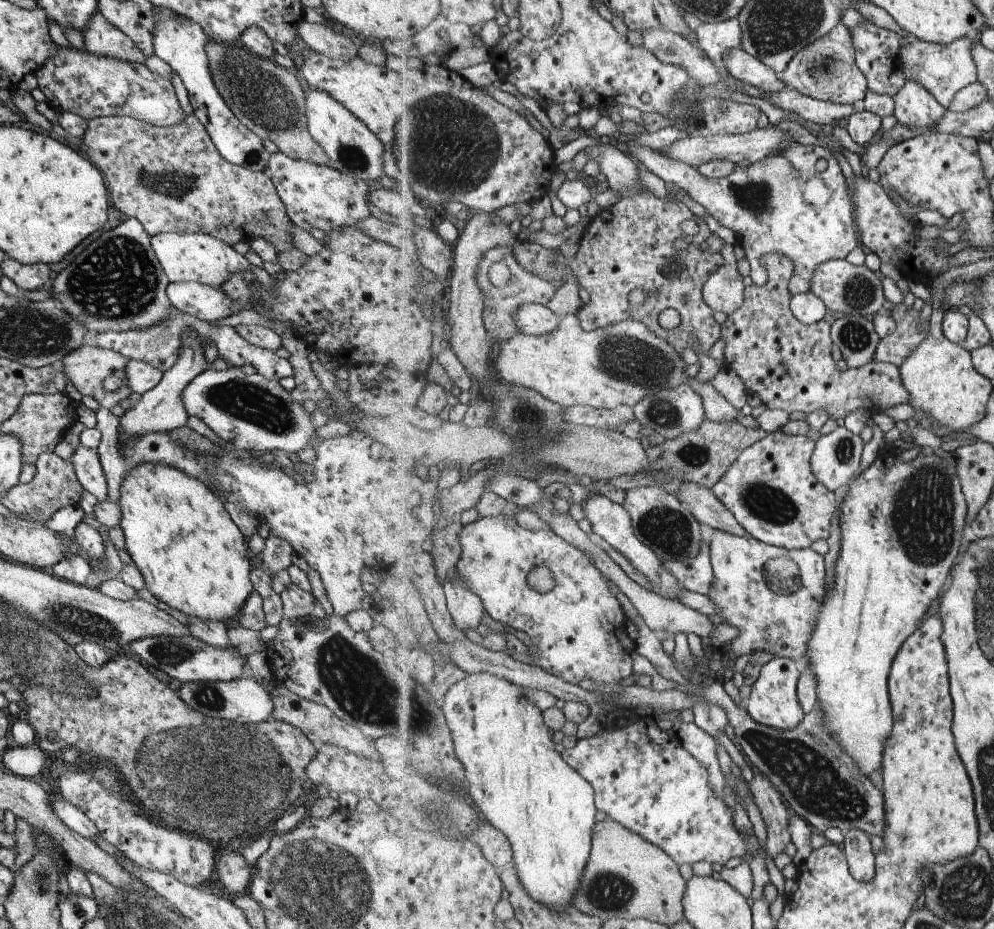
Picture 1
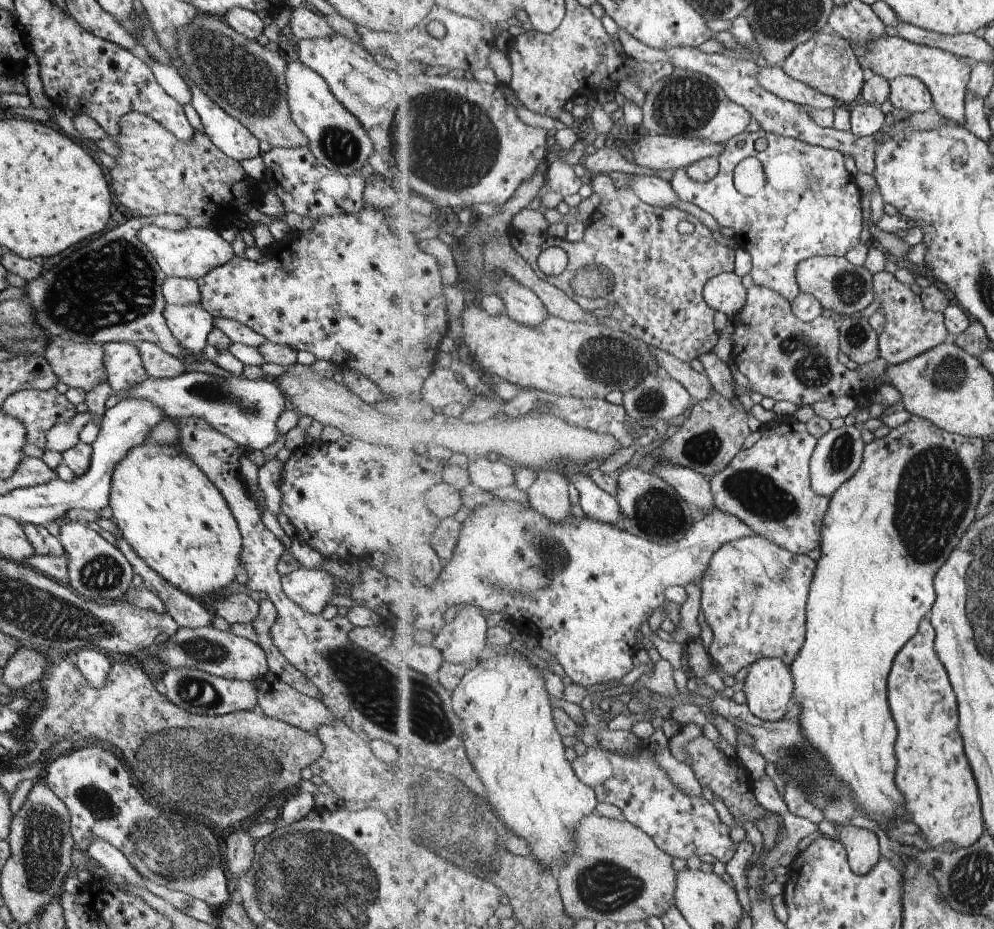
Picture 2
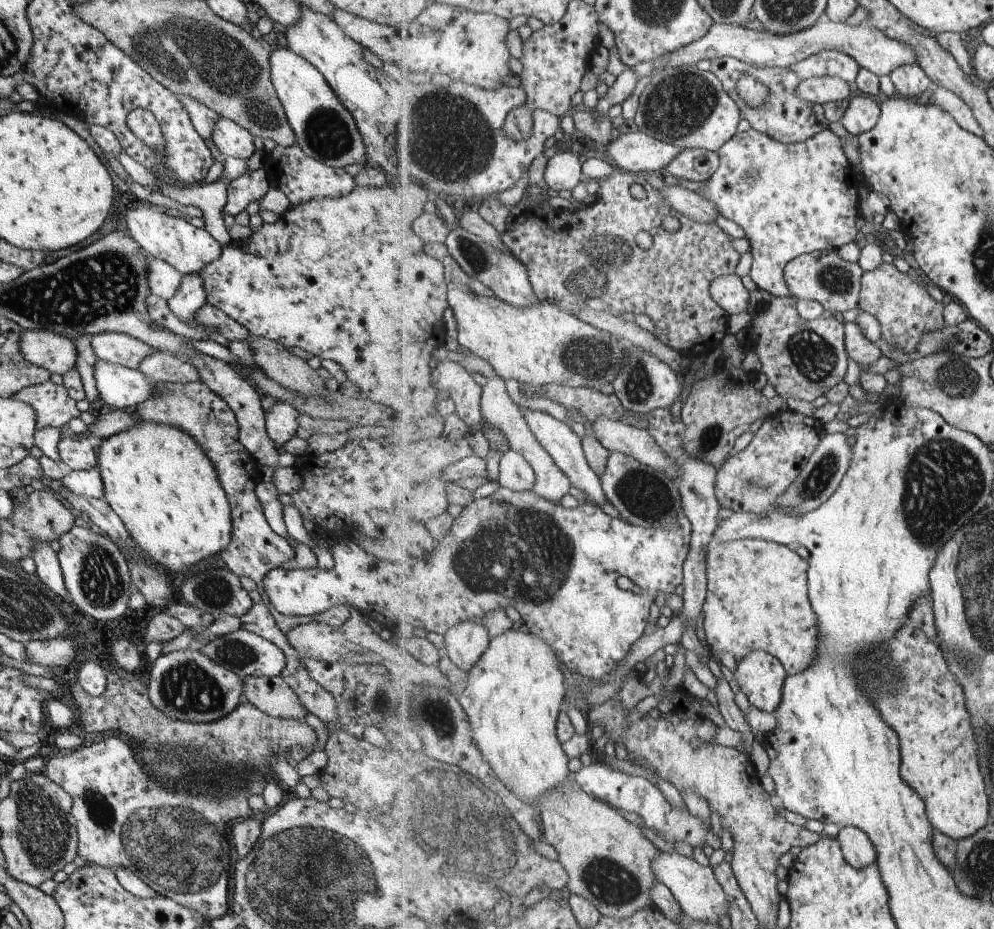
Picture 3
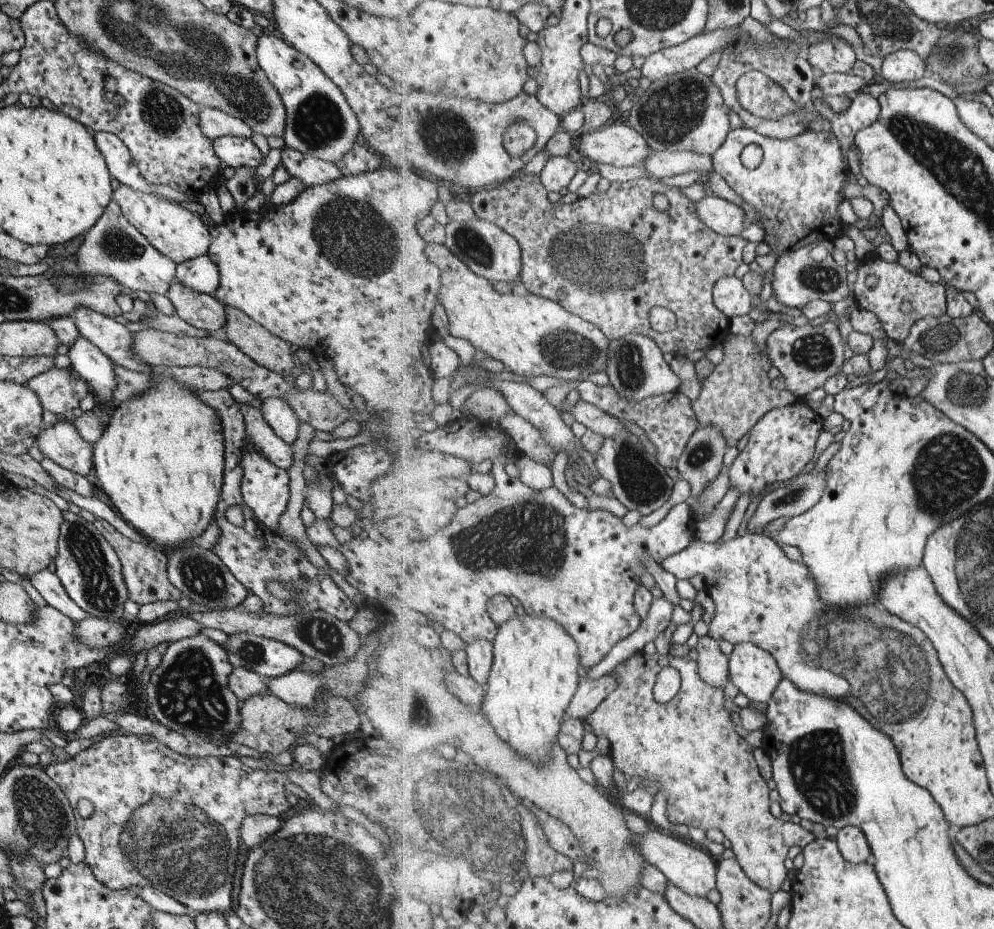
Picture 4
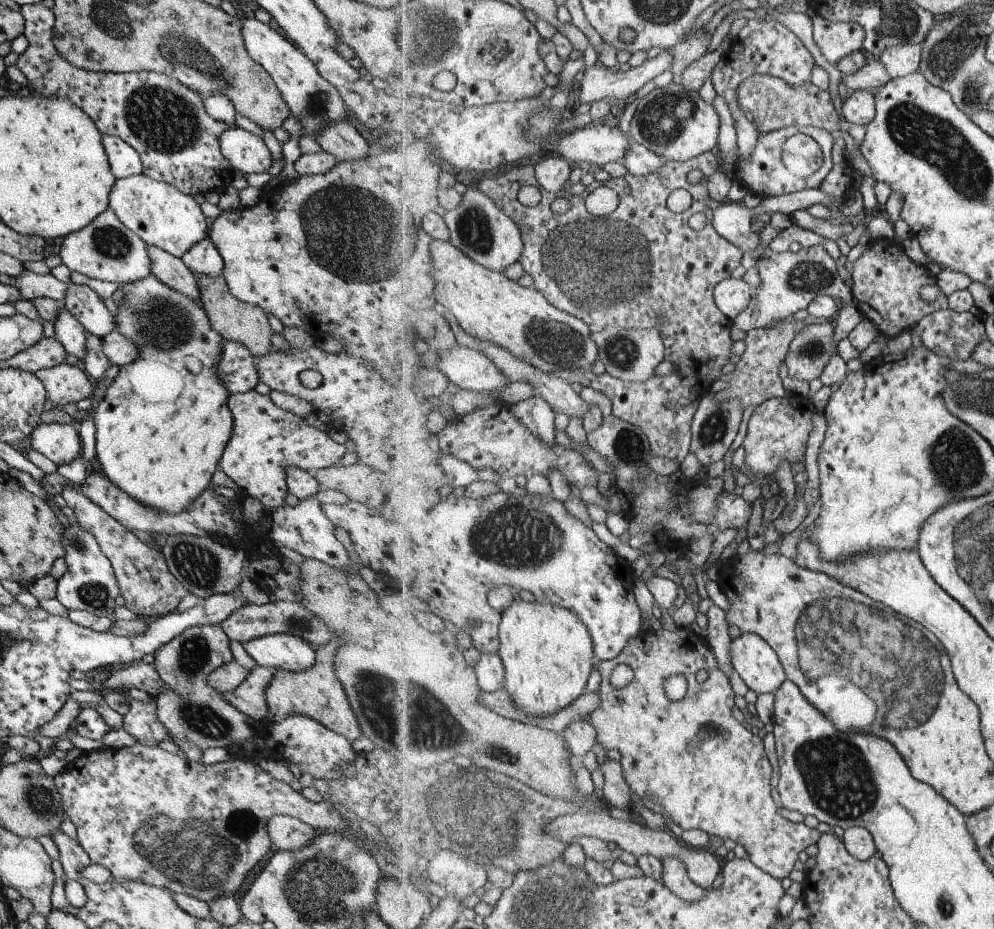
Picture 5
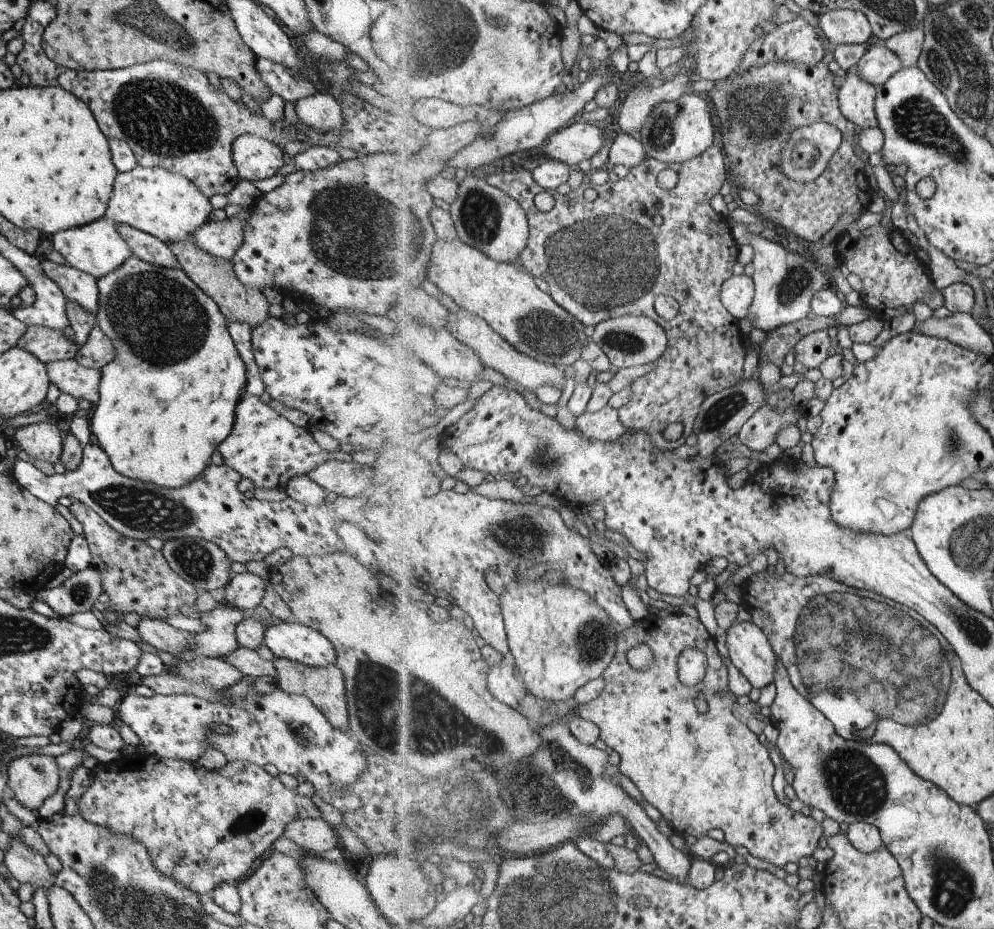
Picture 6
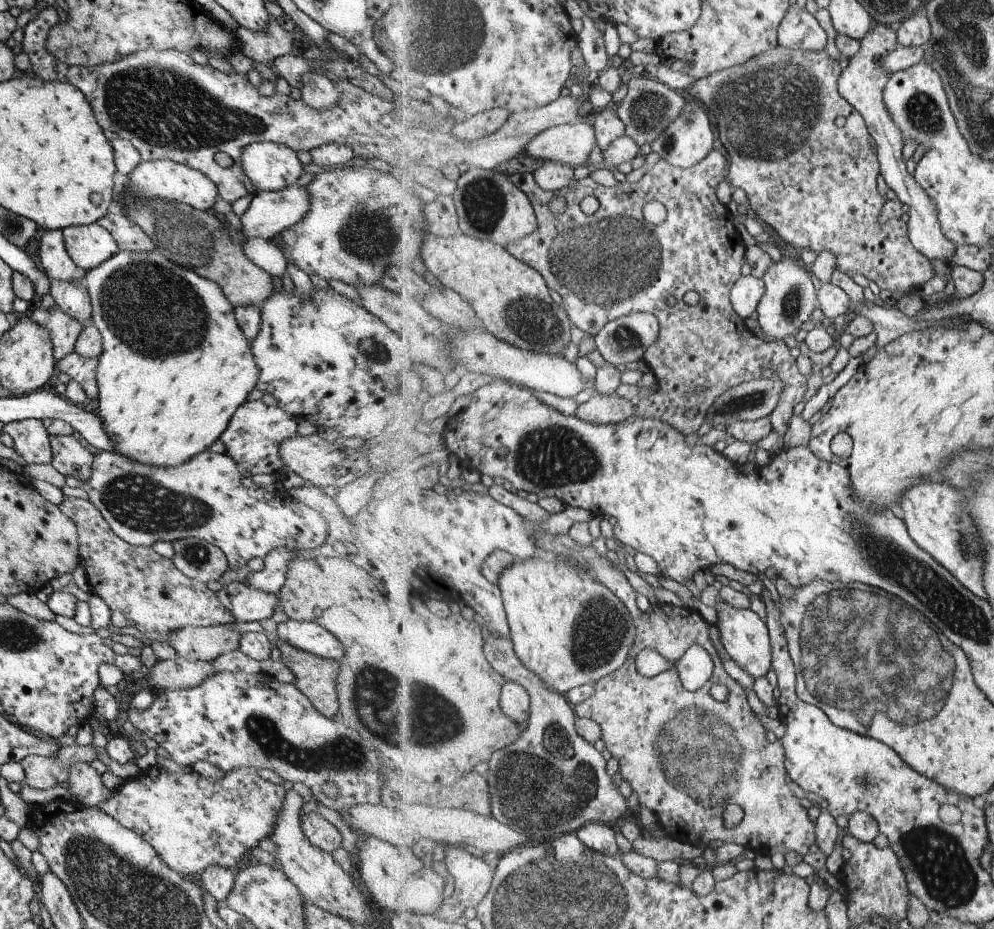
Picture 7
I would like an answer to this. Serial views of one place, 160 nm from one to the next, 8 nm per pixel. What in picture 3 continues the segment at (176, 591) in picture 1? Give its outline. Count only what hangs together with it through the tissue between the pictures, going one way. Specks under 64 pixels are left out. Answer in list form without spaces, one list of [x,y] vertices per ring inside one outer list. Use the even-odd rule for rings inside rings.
[[[138,418],[136,423],[133,423],[133,426],[130,426],[127,430],[112,434],[100,442],[100,447],[96,454],[96,466],[102,482],[102,498],[120,518],[135,546],[155,566],[160,566],[162,569],[169,570],[169,572],[179,574],[185,568],[189,570],[190,564],[197,564],[202,558],[218,554],[224,546],[227,546],[230,537],[230,508],[226,494],[219,484],[214,464],[195,442],[195,439],[183,432],[179,427]]]

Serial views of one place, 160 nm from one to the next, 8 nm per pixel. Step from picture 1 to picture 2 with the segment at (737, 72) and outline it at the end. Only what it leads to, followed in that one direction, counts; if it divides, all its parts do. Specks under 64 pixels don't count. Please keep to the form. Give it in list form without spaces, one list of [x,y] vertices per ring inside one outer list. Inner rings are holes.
[[[783,66],[761,67],[757,80],[771,94],[797,105],[807,105],[815,109],[833,109],[838,102],[805,82],[797,81],[784,72]]]

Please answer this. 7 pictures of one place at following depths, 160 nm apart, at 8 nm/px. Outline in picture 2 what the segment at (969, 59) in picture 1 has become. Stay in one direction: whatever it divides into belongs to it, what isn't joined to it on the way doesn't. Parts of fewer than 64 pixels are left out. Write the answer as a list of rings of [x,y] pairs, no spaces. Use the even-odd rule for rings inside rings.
[[[883,36],[871,40],[869,46],[857,46],[849,40],[858,55],[862,68],[868,74],[883,76],[891,82],[899,76],[913,76],[919,78],[932,93],[936,112],[941,112],[952,122],[965,125],[966,120],[966,92],[971,80],[974,62],[963,58],[963,55],[953,54],[949,50],[938,47],[929,47],[918,43],[909,42],[901,37]]]

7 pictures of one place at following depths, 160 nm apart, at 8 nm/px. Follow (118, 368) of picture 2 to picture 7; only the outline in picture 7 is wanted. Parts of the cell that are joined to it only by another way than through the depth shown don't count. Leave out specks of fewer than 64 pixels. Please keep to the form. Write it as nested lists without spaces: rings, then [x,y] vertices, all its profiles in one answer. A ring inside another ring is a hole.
[[[62,229],[44,230],[39,240],[38,255],[39,267],[48,278],[83,280],[86,271],[75,266],[68,257],[62,241]]]

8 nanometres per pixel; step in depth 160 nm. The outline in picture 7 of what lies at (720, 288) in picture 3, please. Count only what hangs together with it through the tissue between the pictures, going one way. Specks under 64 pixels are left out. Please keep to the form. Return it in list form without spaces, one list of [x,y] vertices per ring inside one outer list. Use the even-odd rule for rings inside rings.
[[[755,275],[741,277],[732,288],[732,301],[735,310],[743,318],[755,314],[761,298],[766,293],[766,282]]]

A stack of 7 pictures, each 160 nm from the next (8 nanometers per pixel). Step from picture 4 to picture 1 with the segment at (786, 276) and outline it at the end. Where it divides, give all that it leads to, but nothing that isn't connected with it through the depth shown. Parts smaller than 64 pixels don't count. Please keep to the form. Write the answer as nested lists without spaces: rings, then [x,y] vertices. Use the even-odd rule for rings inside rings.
[[[832,259],[819,266],[814,276],[812,291],[821,298],[829,311],[843,315],[860,315],[873,318],[885,307],[883,282],[878,274],[867,266],[853,266],[844,259]]]

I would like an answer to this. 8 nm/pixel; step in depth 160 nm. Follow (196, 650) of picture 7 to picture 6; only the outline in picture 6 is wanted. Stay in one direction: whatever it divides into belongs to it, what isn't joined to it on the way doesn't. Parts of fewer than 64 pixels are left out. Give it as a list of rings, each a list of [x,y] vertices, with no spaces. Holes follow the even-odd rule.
[[[141,619],[134,629],[143,642],[169,655],[193,646],[193,633],[176,630],[158,619]]]

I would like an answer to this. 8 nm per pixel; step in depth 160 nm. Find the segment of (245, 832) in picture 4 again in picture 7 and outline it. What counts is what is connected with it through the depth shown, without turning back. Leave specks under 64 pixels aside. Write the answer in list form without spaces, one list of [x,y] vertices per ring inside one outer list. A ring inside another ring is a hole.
[[[317,812],[300,815],[300,827],[305,838],[314,846],[332,853],[341,844],[341,836],[335,826],[331,825]]]

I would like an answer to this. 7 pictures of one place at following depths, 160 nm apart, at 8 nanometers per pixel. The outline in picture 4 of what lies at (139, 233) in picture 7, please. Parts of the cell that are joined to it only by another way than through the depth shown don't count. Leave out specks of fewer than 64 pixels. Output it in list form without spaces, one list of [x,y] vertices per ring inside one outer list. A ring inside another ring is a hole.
[[[173,279],[165,296],[170,300],[174,312],[183,322],[201,330],[217,330],[224,326],[227,315],[213,295],[195,292]]]

